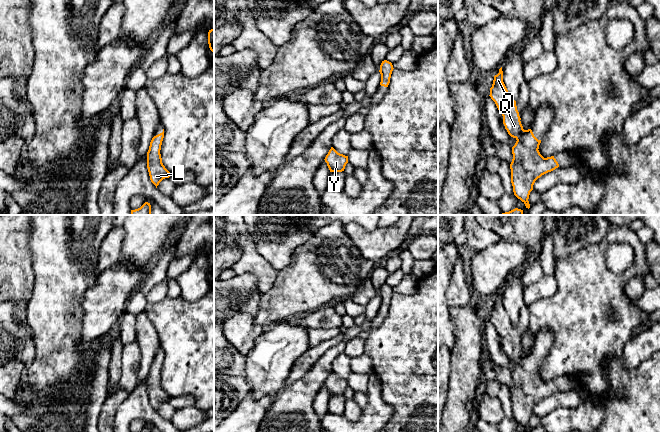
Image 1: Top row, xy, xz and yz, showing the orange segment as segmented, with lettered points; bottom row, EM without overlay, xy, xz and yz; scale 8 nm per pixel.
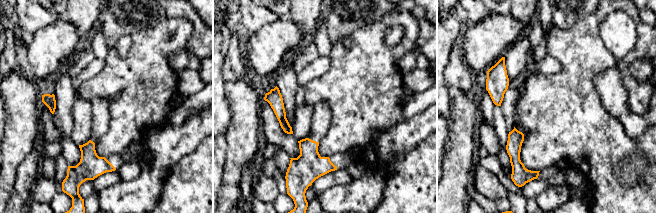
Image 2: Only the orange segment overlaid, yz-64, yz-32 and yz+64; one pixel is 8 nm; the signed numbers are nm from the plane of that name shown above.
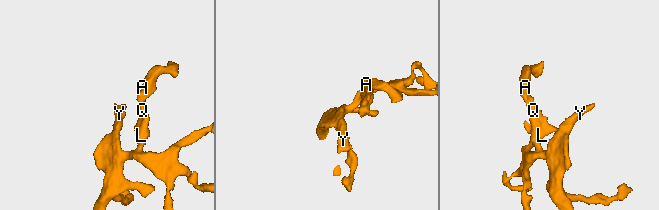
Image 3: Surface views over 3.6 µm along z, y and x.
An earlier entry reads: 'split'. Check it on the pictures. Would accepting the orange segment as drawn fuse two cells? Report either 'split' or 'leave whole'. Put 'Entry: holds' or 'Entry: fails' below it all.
leave whole
Entry: fails

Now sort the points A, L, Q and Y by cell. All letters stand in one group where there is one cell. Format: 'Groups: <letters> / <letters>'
Groups: A L Q Y

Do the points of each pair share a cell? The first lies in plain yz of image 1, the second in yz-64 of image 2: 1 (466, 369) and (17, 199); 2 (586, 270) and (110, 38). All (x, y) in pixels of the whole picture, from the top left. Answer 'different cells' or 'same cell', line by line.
1: different cells
2: different cells

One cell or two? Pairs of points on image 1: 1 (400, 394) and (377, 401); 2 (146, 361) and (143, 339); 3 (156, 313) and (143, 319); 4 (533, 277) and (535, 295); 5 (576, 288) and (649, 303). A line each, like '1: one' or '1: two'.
1: two
2: one
3: two
4: two
5: two

